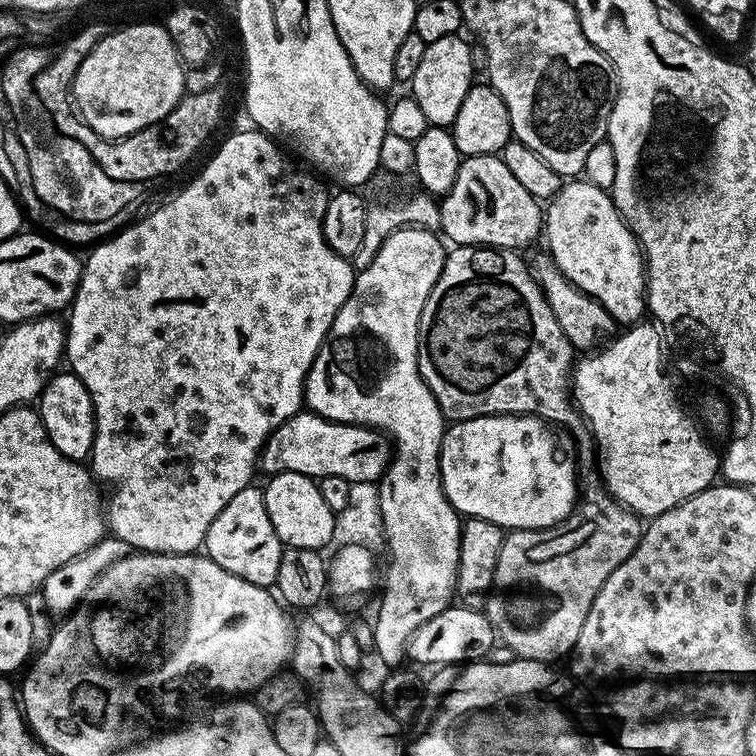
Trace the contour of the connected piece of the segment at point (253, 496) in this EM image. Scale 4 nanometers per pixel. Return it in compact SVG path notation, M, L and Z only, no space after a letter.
M249 486L238 490L230 502L210 522L210 530L202 545L209 560L214 561L222 570L234 574L260 588L271 589L278 578L278 562L282 545L274 526L270 526L270 514L266 514L266 502L259 487Z

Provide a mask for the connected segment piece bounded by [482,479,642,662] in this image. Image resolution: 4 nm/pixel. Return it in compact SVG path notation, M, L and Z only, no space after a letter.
M599 479L592 480L588 485L583 485L582 499L572 509L572 513L562 523L557 524L555 528L518 528L509 531L505 535L502 542L502 550L498 554L498 566L494 570L494 582L492 587L494 591L485 599L482 605L482 611L492 624L492 629L496 631L499 643L505 644L509 648L513 657L521 660L539 660L541 662L556 662L559 656L567 657L571 653L572 648L578 642L578 633L582 630L582 622L586 622L586 614L590 614L590 606L594 602L594 598L598 594L598 590L602 590L602 586L606 582L606 578L610 578L610 574L614 574L614 570L618 570L618 566L622 566L622 562L626 562L626 558L630 558L630 554L634 554L634 550L640 541L640 533L642 531L641 517L635 512L631 512L624 507L619 500L608 495L603 483Z

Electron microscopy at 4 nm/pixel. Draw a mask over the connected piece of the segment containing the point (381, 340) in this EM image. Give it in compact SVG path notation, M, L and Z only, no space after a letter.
M409 226L392 232L382 242L370 266L356 272L352 292L338 310L304 380L307 411L339 424L363 424L390 437L394 445L394 468L404 472L404 492L408 496L428 496L437 491L440 443L446 431L442 410L418 370L418 326L422 306L426 306L434 282L438 282L438 274L442 274L446 255L443 243L445 241L428 228Z

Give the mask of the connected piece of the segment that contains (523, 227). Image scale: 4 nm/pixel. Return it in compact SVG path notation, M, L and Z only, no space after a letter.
M499 155L465 156L461 159L454 186L439 201L439 231L456 246L474 244L486 248L524 250L527 244L541 239L546 216L541 201L519 184Z

